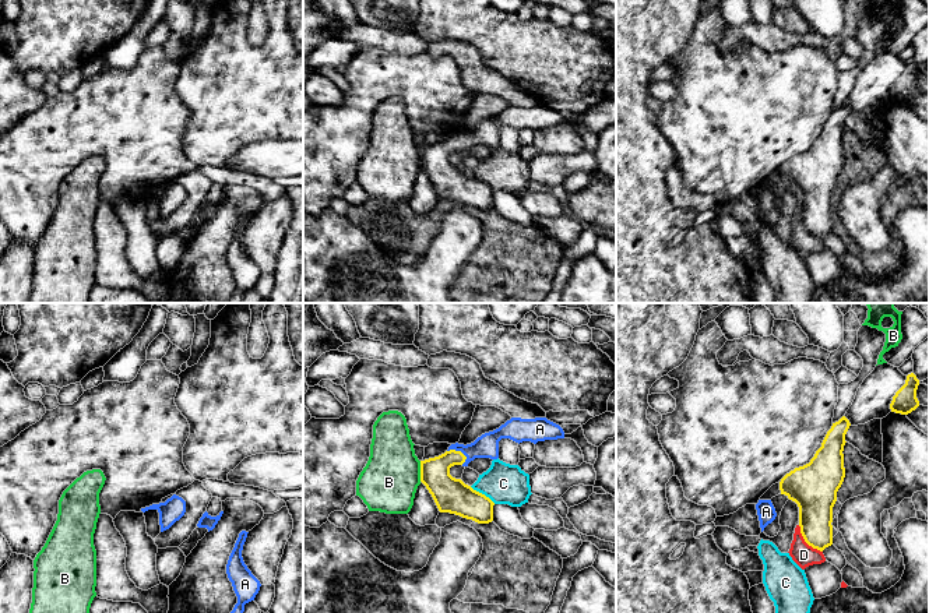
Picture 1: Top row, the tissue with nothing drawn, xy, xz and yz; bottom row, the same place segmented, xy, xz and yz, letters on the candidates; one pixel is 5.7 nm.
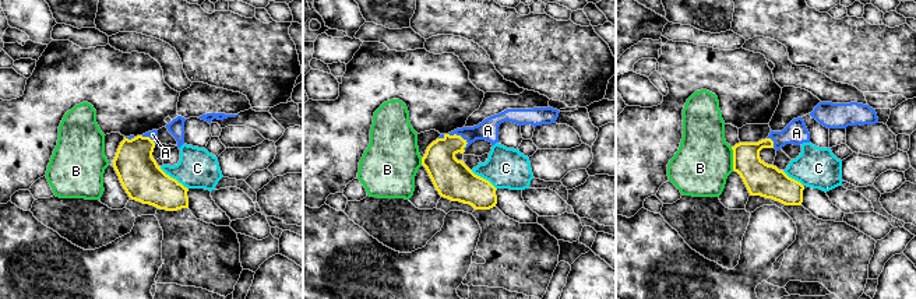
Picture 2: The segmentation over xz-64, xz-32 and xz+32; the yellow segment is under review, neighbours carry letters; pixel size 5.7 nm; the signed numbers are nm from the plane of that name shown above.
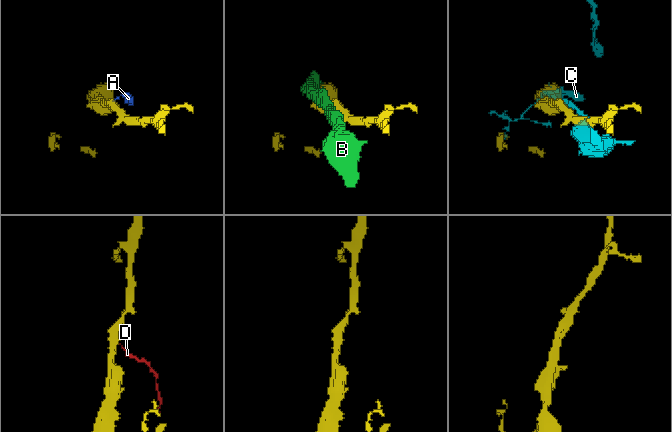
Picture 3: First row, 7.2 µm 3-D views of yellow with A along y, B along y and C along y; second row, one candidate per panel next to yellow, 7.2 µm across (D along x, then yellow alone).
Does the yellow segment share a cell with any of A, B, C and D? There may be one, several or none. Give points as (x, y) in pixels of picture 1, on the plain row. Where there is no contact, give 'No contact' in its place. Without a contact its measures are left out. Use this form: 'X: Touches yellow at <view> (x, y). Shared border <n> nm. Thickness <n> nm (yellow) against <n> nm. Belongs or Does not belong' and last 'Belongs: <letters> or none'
A: Touches yellow at xz (458, 138). Shared border 130 nm. Thickness 190 nm (yellow) against 140 nm. Belongs
B: Touches yellow at xz (421, 158). Shared border 120 nm. Thickness 200 nm (yellow) against 320 nm. Does not belong
C: Touches yellow at xz (481, 180). Shared border 180 nm. Thickness 200 nm (yellow) against 240 nm. Does not belong
D: Touches yellow at yz (806, 229). Shared border 220 nm. Thickness 200 nm (yellow) against 130 nm. Does not belong
Belongs: A

